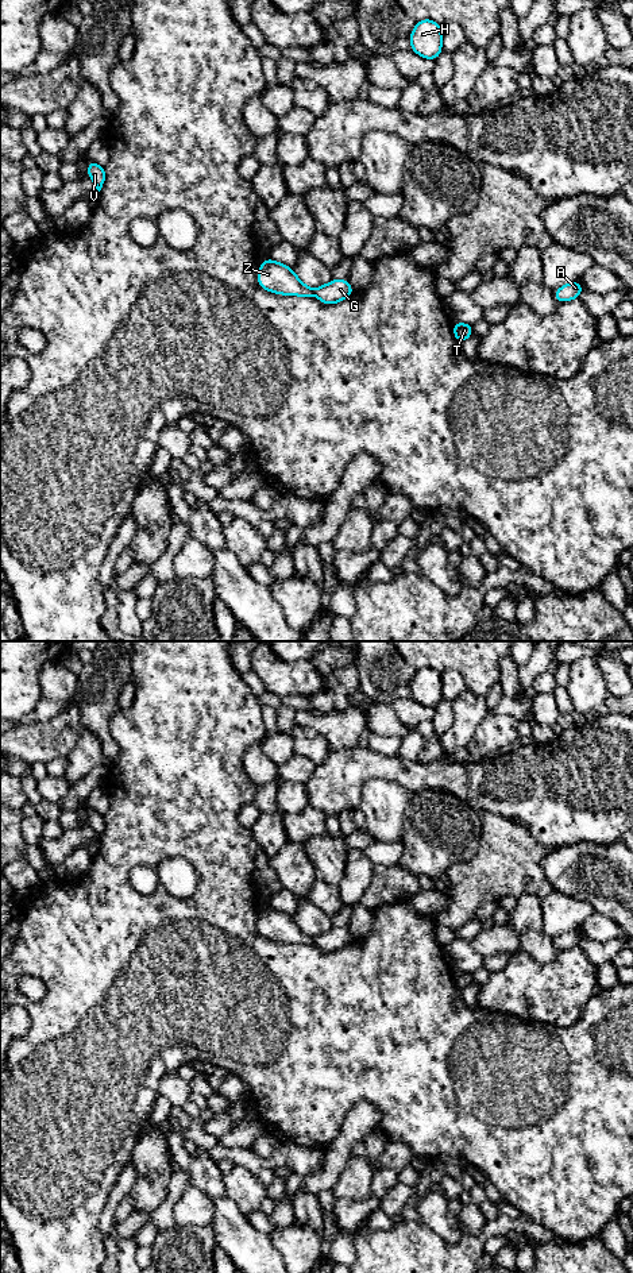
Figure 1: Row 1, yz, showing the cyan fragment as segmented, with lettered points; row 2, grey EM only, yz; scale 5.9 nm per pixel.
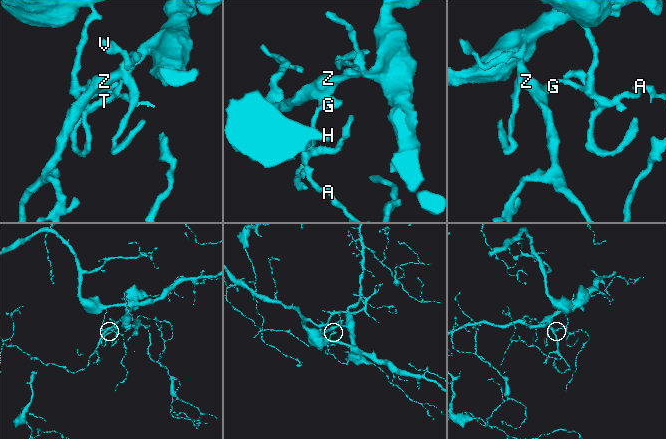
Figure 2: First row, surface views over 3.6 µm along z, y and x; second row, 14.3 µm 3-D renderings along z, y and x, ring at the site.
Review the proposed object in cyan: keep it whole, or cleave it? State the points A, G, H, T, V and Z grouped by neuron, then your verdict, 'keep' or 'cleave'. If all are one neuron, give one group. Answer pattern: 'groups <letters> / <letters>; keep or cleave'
groups A G H T / V Z; cleave

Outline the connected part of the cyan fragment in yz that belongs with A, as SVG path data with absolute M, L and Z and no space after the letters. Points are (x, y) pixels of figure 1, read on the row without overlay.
M572 929L553 940L557 950L571 949L580 944L584 937L578 929Z

